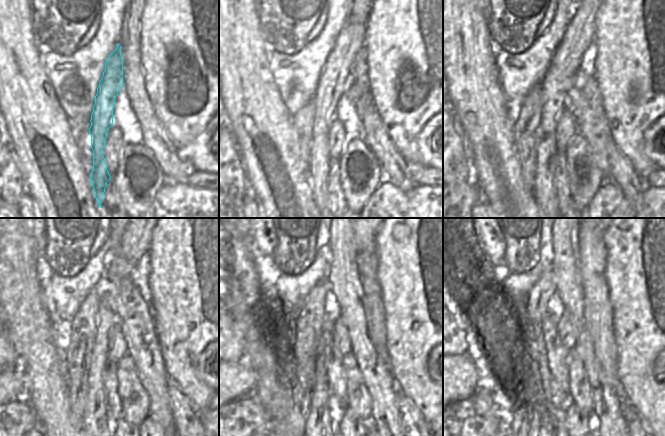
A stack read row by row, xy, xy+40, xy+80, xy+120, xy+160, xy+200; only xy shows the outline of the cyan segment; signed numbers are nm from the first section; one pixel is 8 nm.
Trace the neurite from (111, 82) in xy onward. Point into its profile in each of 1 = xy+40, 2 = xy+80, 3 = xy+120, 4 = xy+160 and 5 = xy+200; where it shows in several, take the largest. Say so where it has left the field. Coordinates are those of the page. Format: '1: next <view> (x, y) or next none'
1: next xy+40 (336, 75)
2: next xy+80 (580, 33)
3: next xy+120 (96, 421)
4: next xy+160 (318, 421)
5: next xy+200 (542, 421)

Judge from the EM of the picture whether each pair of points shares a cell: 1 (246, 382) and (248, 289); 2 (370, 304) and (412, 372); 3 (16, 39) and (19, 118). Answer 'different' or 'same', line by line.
1: different
2: different
3: same

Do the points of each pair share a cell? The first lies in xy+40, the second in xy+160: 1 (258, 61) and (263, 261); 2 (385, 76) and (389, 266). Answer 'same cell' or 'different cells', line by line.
1: different cells
2: same cell

